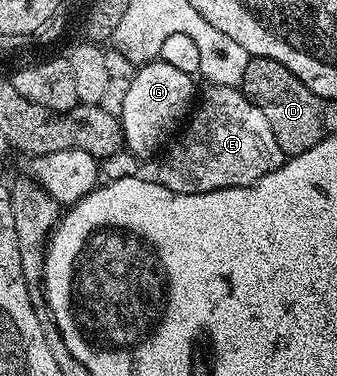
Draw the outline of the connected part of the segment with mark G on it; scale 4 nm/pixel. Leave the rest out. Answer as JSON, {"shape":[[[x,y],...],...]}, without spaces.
{"shape":[[[153,61],[141,64],[130,78],[120,116],[125,150],[139,157],[157,156],[167,140],[183,126],[184,120],[191,114],[196,103],[194,82],[188,73],[180,73],[180,69],[167,63]]]}

